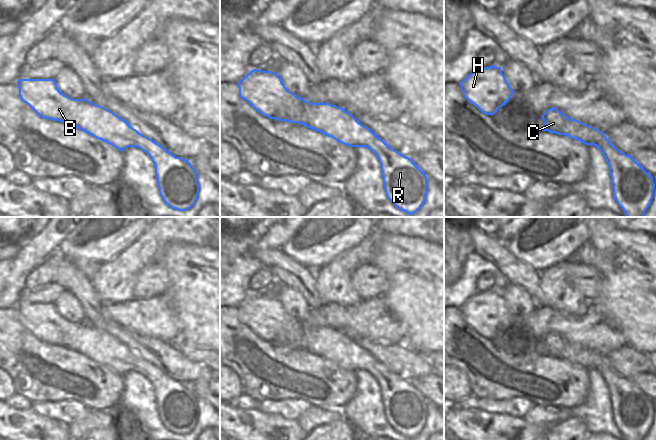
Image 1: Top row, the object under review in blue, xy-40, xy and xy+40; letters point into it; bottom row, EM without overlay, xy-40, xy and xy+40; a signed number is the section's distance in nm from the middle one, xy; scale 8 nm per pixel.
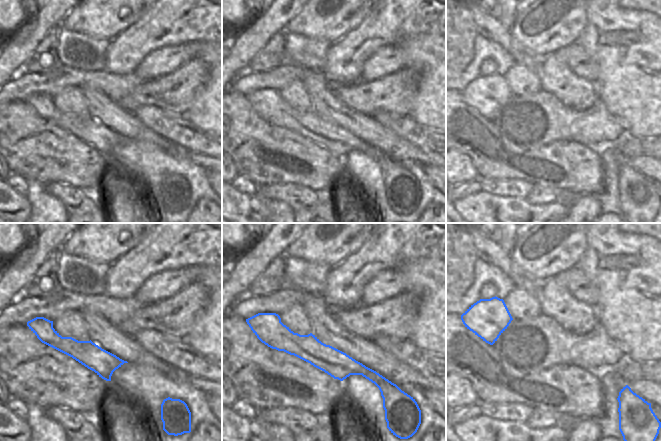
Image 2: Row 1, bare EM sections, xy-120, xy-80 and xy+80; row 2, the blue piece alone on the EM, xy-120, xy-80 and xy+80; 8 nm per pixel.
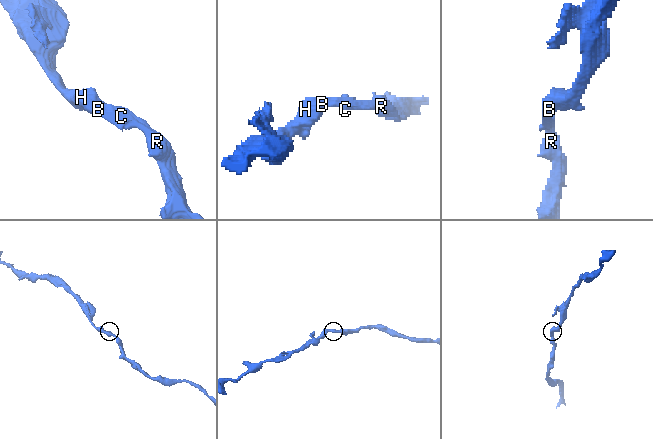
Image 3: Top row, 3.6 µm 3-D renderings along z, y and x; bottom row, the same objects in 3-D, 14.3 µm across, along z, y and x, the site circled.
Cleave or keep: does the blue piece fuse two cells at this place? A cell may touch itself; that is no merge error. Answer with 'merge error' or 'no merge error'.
no merge error

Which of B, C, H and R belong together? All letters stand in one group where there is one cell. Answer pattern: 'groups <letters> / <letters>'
groups B C H R

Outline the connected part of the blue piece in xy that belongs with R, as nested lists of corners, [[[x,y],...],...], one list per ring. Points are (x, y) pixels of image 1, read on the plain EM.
[[[253,293],[237,310],[239,320],[270,343],[300,347],[344,369],[370,373],[379,384],[385,418],[398,433],[412,439],[425,426],[425,397],[342,331],[310,327],[298,321],[272,295]]]

